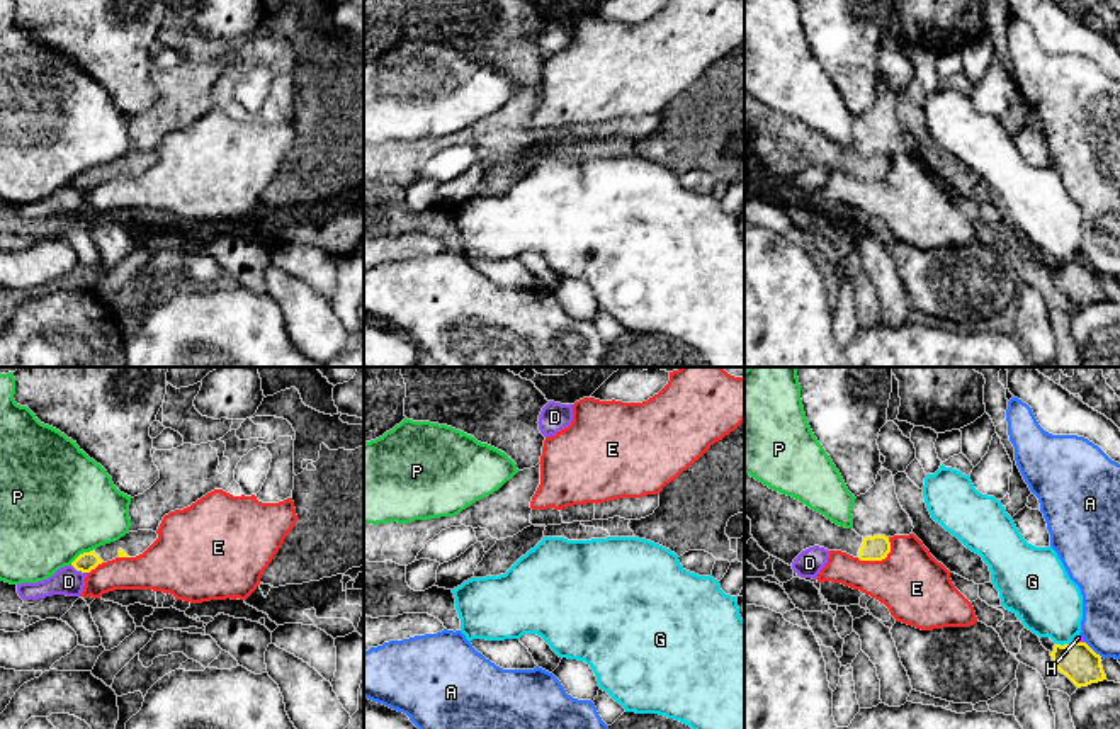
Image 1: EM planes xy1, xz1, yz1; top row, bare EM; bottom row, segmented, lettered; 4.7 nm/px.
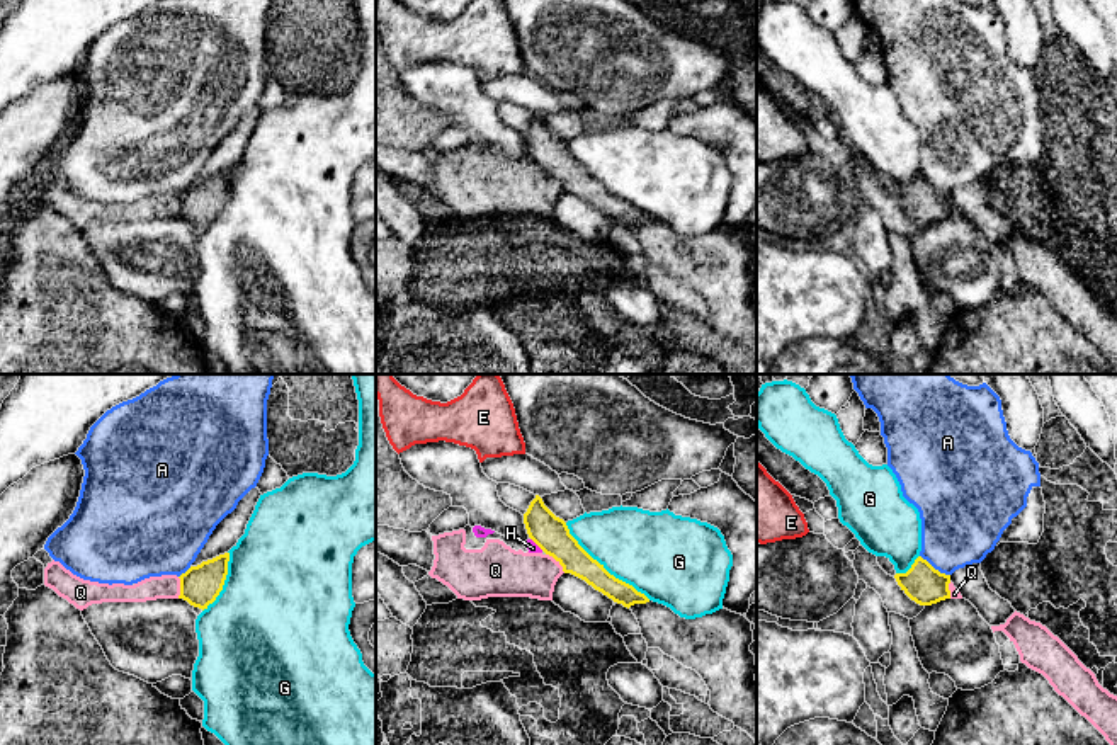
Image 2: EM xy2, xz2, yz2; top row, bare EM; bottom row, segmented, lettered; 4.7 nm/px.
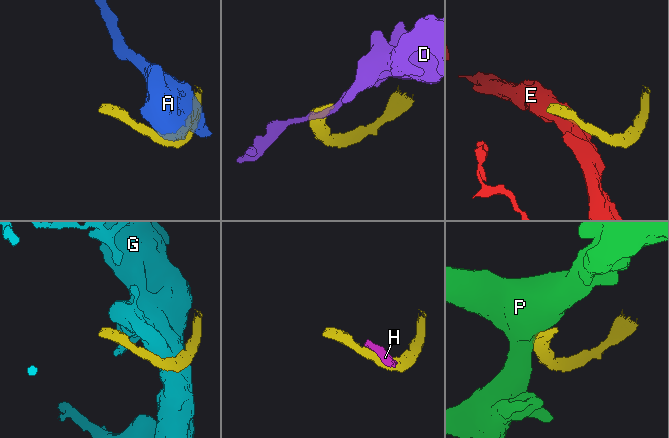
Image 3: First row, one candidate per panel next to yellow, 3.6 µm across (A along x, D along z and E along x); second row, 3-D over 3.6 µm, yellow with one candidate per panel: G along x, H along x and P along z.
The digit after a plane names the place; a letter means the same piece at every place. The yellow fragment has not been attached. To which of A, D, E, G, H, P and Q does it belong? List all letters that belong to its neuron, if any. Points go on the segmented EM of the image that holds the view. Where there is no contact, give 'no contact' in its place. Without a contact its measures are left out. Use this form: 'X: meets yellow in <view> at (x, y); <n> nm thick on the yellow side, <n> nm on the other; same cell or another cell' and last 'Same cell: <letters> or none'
A: meets yellow in yz2 at (934, 568); 180 nm thick on the yellow side, 380 nm on the other; another cell
D: meets yellow in xy1 at (79, 570); 90 nm thick on the yellow side, 130 nm on the other; another cell
E: meets yellow in yz1 at (881, 559); 120 nm thick on the yellow side, 320 nm on the other; another cell
G: meets yellow in xz2 at (602, 567); 150 nm thick on the yellow side, 380 nm on the other; another cell
H: meets yellow in xz2 at (538, 545); 170 nm thick on the yellow side, 50 nm on the other; another cell
P: meets yellow in xy1 at (80, 554); 90 nm thick on the yellow side, 500 nm on the other; another cell
Q: meets yellow in xz2 at (556, 560); 170 nm thick on the yellow side, 220 nm on the other; another cell
Same cell: none

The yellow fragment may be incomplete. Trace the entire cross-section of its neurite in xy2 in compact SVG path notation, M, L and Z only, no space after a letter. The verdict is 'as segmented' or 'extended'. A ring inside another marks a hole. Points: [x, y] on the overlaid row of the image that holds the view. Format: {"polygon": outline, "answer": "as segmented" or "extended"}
{"polygon": "M230 553L219 554L213 560L190 566L180 578L179 599L187 600L190 606L207 609L223 590L228 575Z", "answer": "as segmented"}

